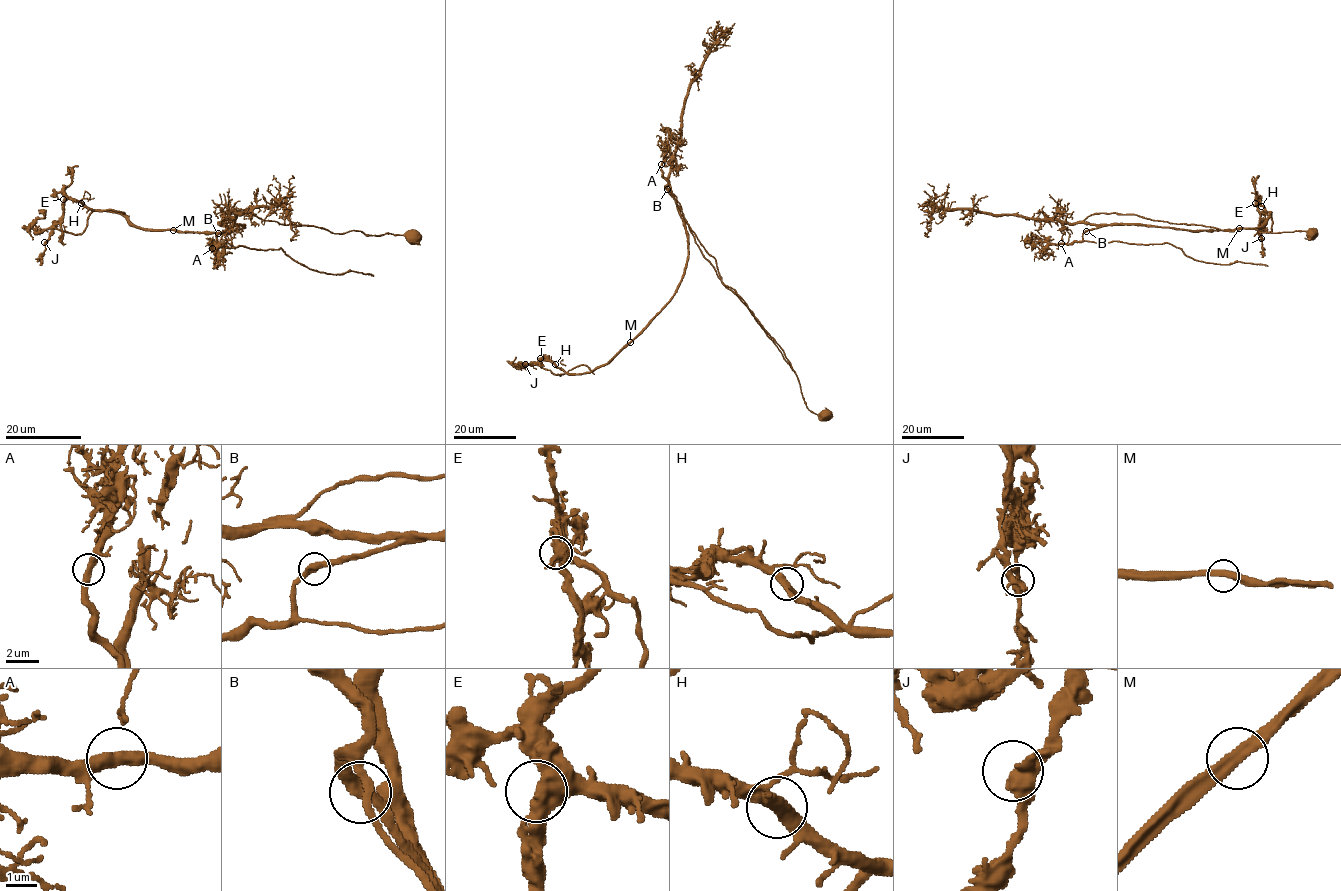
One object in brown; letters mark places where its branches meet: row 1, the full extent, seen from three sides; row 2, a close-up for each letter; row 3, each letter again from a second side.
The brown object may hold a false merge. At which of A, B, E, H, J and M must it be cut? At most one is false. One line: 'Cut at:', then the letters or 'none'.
Cut at: M

